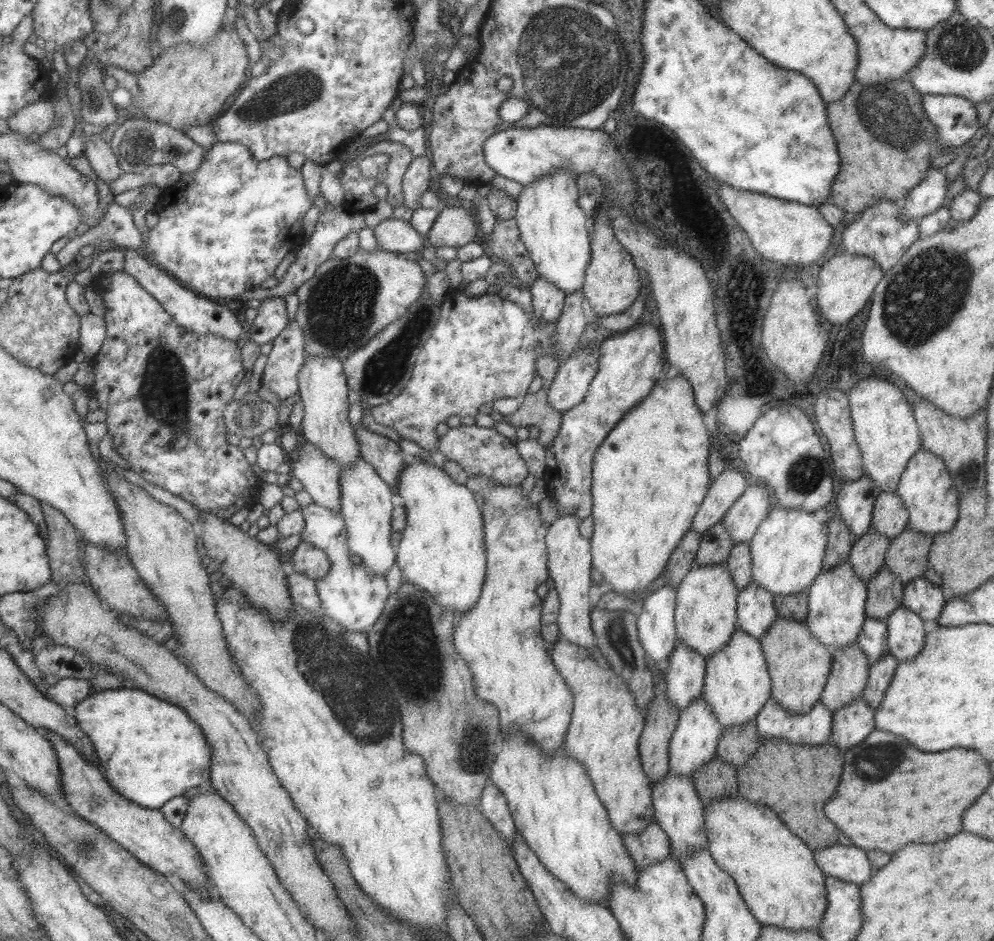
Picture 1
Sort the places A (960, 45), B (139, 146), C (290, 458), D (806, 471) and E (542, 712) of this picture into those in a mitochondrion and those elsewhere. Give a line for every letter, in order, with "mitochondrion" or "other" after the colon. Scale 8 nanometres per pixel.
A: mitochondrion
B: mitochondrion
C: other
D: mitochondrion
E: other

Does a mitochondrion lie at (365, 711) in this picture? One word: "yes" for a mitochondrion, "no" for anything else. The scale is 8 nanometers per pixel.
yes

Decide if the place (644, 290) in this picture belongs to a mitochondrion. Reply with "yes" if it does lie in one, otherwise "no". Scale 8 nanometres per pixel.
no

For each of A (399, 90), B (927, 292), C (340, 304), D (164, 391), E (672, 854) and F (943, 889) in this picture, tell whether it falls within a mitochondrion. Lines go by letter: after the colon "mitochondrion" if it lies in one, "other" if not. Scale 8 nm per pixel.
A: other
B: mitochondrion
C: mitochondrion
D: mitochondrion
E: other
F: other

